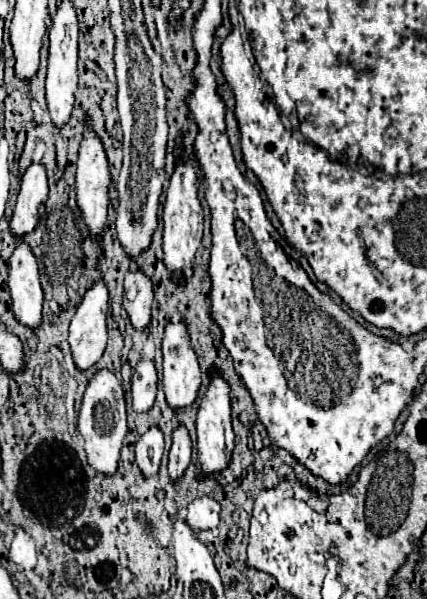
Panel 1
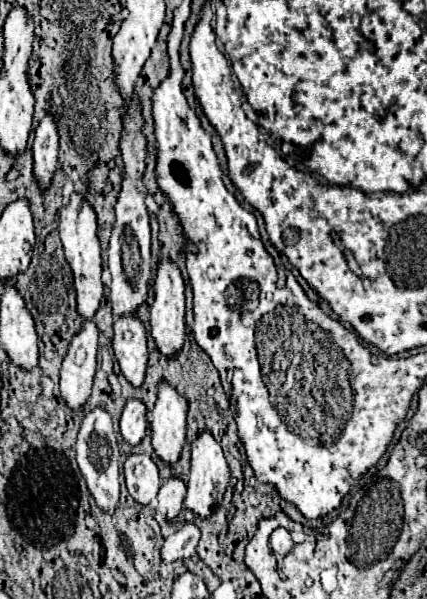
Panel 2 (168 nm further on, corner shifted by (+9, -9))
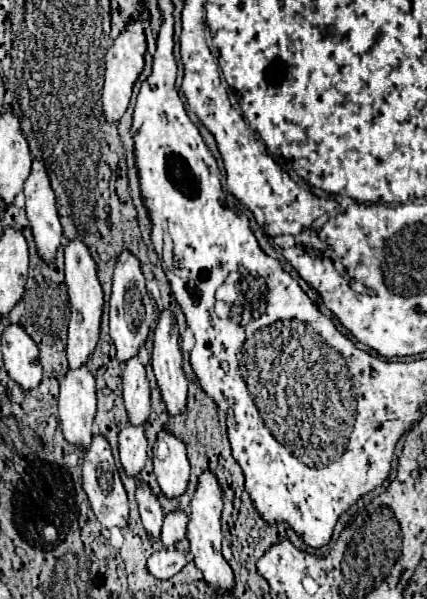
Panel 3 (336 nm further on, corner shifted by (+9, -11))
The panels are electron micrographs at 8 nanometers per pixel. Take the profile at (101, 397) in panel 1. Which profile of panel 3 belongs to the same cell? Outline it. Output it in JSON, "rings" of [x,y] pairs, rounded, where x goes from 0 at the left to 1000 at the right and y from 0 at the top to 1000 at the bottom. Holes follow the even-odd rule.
{"rings":[[[220,725],[220,735],[215,735],[211,748],[197,758],[192,785],[197,785],[197,795],[192,795],[197,818],[206,825],[211,845],[215,845],[220,858],[225,858],[230,871],[244,881],[290,881],[300,875],[300,831],[295,831],[295,818],[286,811],[276,781],[267,775],[262,755],[258,755],[258,745],[253,745],[253,738],[234,725]]]}

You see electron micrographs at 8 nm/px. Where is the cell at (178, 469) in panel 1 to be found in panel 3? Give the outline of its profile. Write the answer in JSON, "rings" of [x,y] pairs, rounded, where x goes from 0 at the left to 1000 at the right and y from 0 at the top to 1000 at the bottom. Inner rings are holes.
{"rings":[[[412,851],[412,855],[393,858],[384,865],[384,878],[379,878],[379,912],[407,915],[422,902],[431,902],[436,898],[436,875],[440,875],[440,865],[431,855]]]}

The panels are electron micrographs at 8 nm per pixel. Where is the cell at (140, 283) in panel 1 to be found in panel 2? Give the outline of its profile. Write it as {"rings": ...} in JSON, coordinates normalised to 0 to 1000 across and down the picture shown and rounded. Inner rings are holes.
{"rings":[[[286,524],[267,534],[267,591],[281,618],[309,644],[328,644],[342,624],[347,584],[342,584],[342,548],[323,524]]]}

